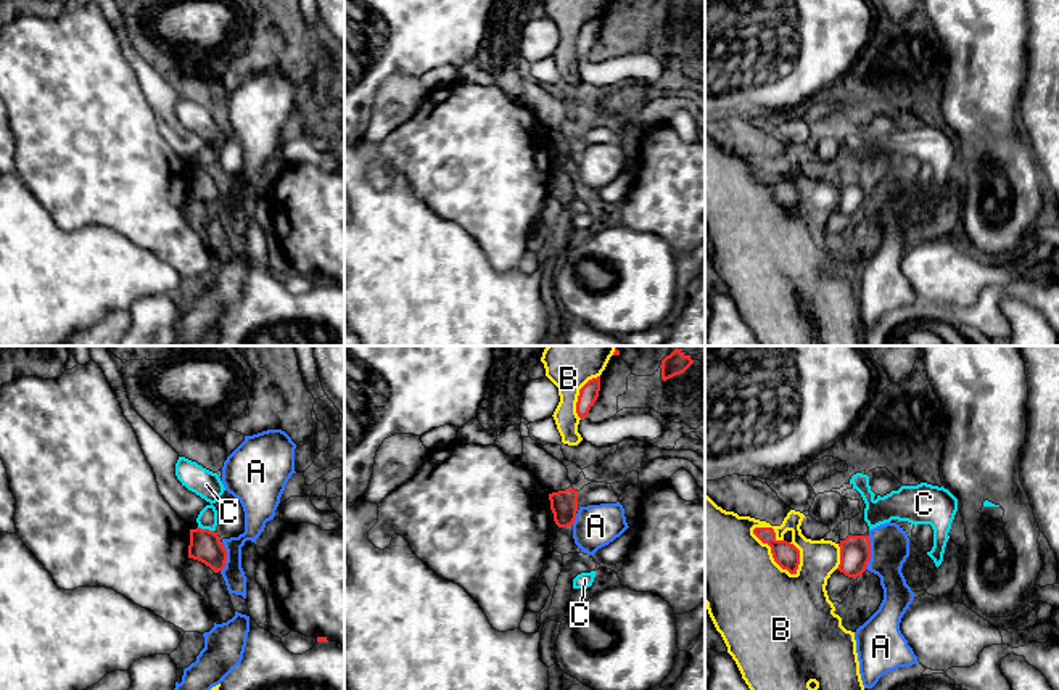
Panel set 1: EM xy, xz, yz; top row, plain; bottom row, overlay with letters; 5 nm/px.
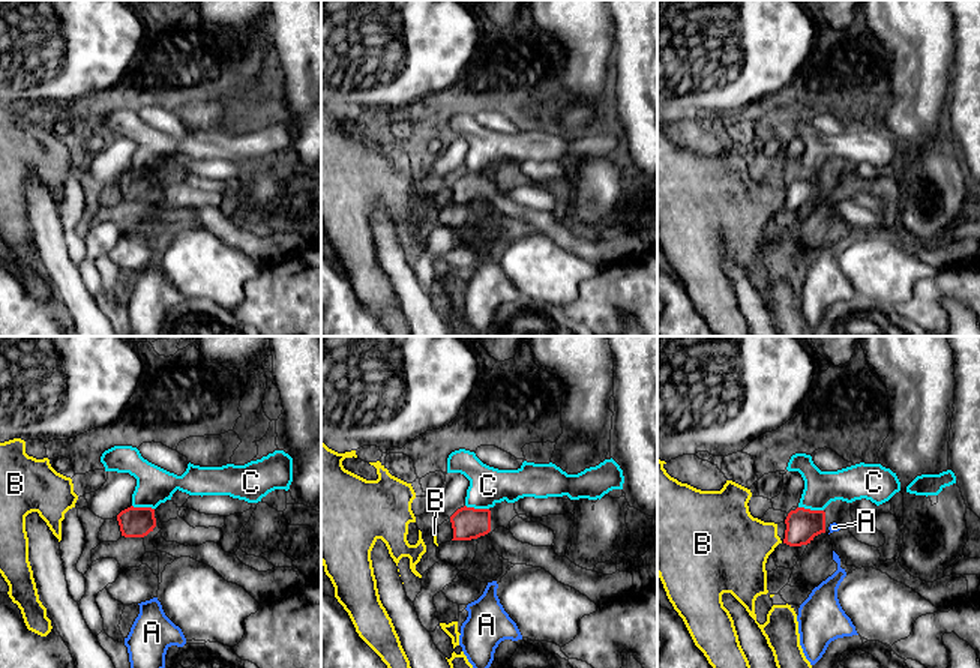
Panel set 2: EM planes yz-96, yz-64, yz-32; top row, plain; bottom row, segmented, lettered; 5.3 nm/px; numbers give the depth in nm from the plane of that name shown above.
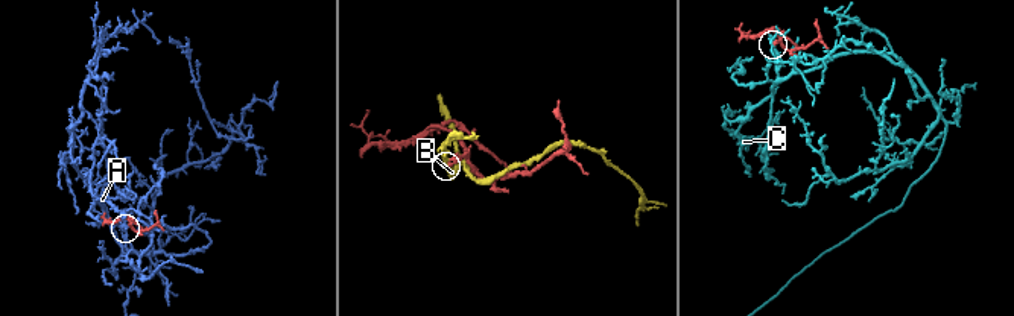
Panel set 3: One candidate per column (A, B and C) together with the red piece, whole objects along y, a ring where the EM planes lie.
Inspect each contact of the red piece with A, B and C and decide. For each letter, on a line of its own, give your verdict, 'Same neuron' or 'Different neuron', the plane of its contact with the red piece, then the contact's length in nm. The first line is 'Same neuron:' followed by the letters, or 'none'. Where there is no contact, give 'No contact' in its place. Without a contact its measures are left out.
Same neuron: none
A: Different neuron. Touches red in yz. Shared border 170 nm
B: Different neuron. Touches red in yz. Shared border 320 nm
C: Different neuron. Touches red in xy. Shared border 80 nm

